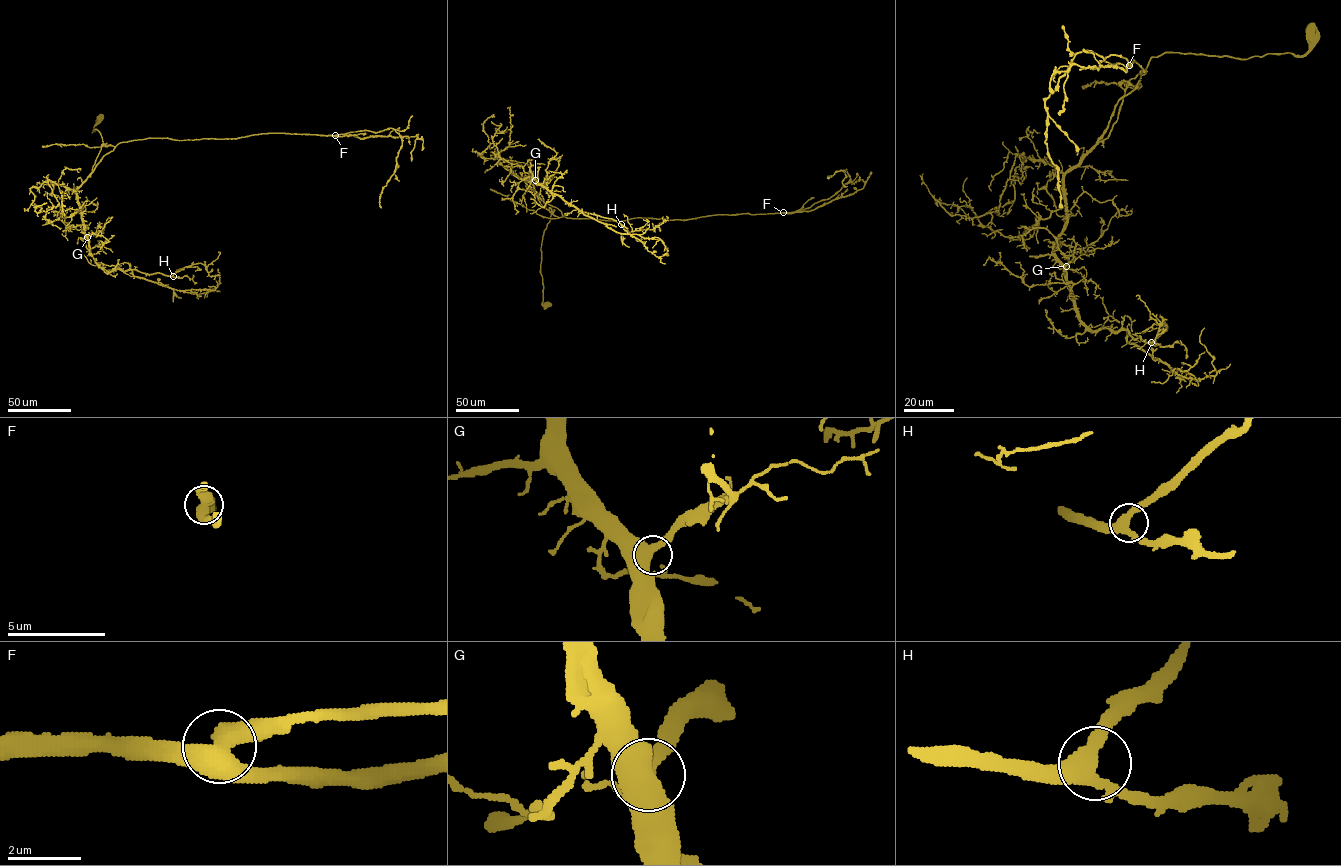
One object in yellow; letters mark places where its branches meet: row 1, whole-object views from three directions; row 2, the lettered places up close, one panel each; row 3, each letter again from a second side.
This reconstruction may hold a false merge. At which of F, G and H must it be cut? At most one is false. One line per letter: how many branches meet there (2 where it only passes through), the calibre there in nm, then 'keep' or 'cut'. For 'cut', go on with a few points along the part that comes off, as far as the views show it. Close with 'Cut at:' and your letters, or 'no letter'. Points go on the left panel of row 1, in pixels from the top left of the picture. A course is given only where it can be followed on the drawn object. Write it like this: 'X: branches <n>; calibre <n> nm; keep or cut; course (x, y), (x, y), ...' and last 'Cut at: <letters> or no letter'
F: branches 3; calibre 500 nm; cut; course (335, 135), (392, 128), (400, 136), (402, 147), (395, 171), (383, 189), (381, 208)
G: branches 3; calibre 480 nm; keep
H: branches 3; calibre 400 nm; keep
Cut at: F

